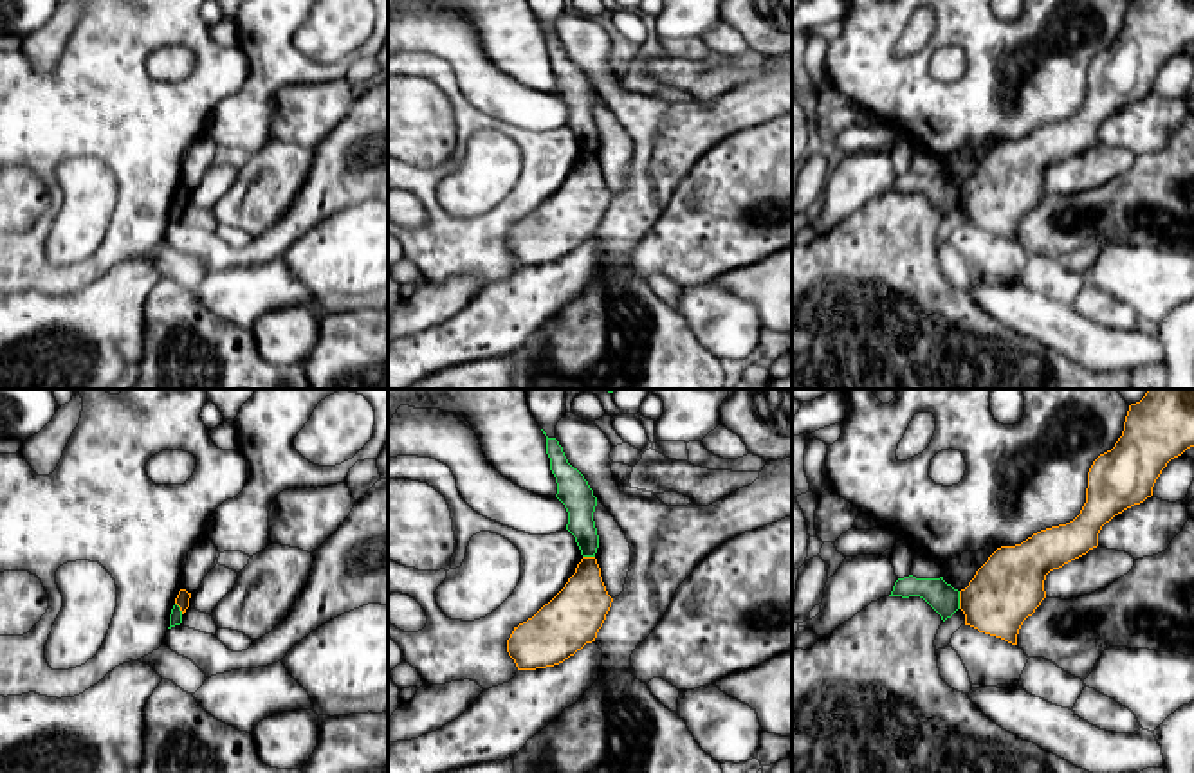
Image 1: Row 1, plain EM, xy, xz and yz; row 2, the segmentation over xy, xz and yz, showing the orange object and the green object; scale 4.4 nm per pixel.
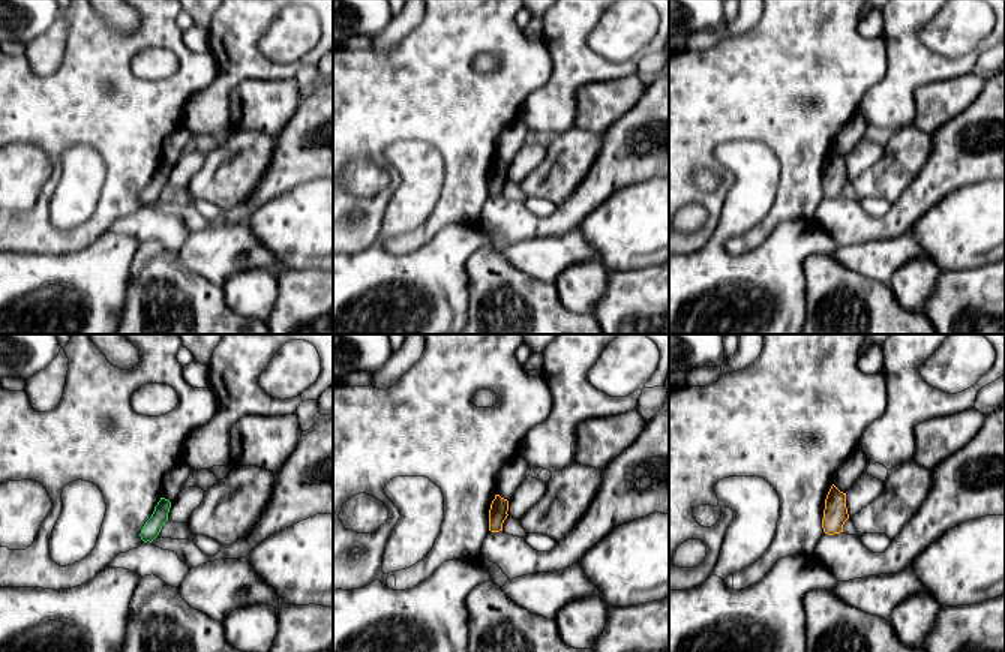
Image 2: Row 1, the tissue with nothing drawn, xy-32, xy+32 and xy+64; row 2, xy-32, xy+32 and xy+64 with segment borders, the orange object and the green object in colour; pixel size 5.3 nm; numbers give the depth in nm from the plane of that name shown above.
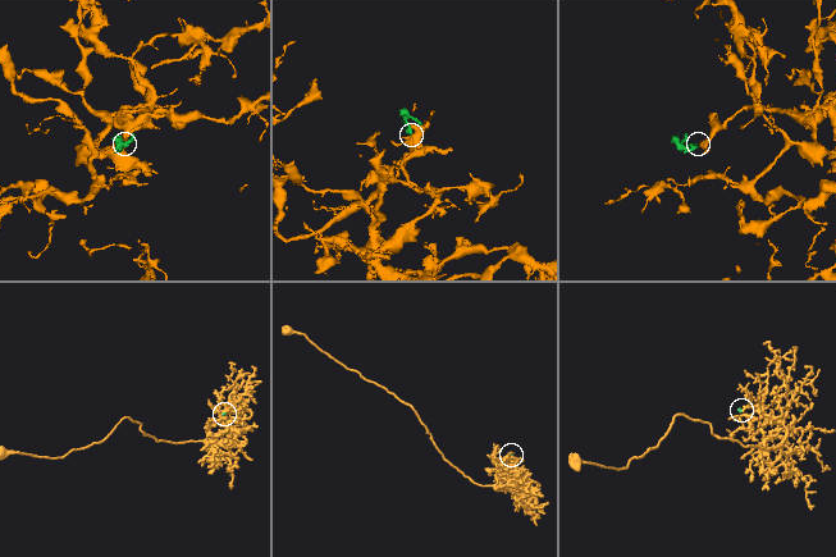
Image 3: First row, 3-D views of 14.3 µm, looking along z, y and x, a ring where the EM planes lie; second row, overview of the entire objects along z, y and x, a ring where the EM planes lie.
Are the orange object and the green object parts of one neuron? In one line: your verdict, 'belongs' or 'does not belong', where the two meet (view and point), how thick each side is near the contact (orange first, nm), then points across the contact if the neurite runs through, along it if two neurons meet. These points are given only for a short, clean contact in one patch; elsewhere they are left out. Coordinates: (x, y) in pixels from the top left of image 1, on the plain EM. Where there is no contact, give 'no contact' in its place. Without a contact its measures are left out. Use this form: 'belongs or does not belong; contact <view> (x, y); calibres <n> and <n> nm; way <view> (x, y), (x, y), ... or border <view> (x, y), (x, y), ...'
does not belong; contact yz (960, 197); calibres 300 and 140 nm; border yz (958, 188), (960, 204)

